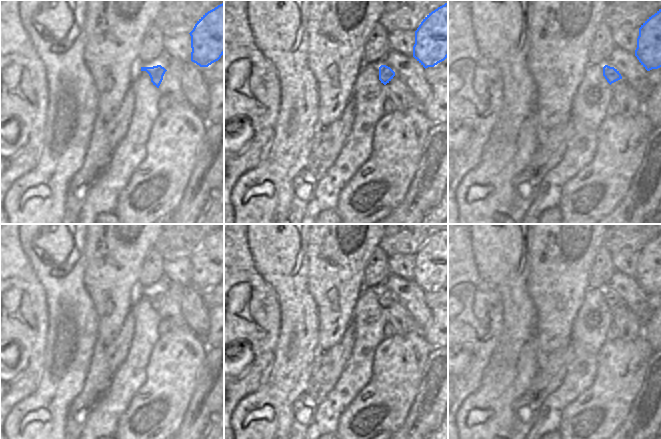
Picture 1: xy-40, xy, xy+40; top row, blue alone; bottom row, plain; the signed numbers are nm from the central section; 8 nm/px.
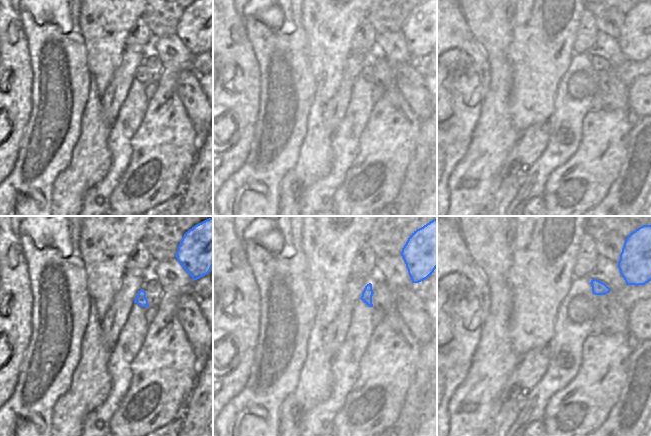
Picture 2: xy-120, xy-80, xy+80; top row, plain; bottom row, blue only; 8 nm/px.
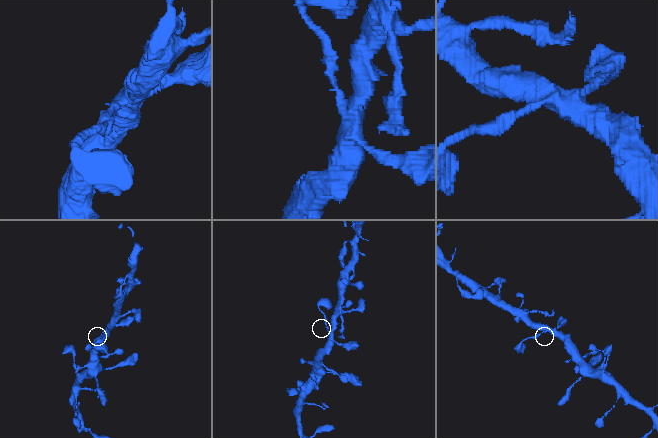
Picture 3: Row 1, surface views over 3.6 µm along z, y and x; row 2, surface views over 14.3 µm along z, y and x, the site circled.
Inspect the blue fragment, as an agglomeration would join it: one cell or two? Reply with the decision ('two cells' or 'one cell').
one cell

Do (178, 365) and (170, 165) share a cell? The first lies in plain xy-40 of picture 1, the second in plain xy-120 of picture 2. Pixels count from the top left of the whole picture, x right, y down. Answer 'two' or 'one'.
one

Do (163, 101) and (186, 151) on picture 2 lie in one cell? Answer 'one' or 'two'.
one

